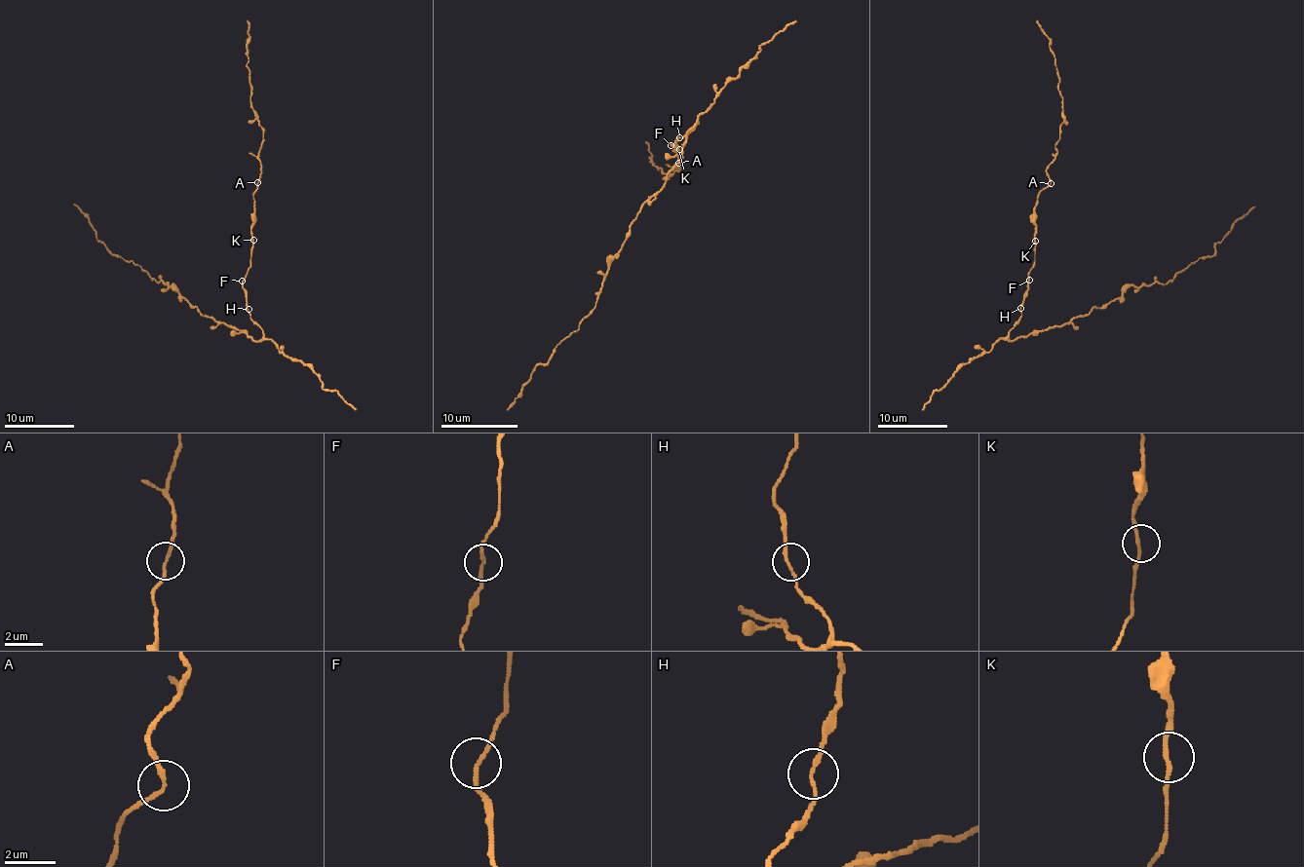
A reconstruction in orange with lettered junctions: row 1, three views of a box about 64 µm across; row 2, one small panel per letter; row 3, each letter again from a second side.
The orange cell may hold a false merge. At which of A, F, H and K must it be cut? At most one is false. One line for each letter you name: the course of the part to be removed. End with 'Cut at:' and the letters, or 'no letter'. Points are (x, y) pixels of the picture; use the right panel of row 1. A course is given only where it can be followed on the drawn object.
Cut at: no letter

